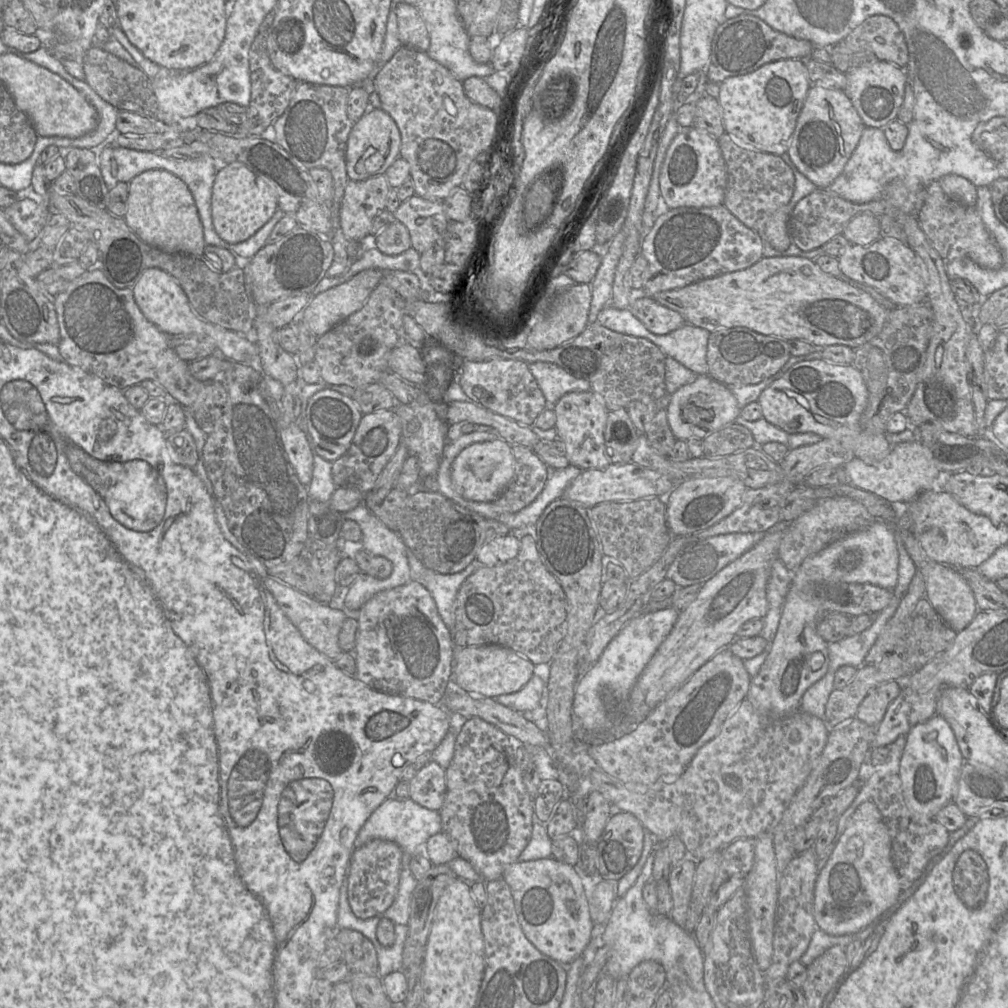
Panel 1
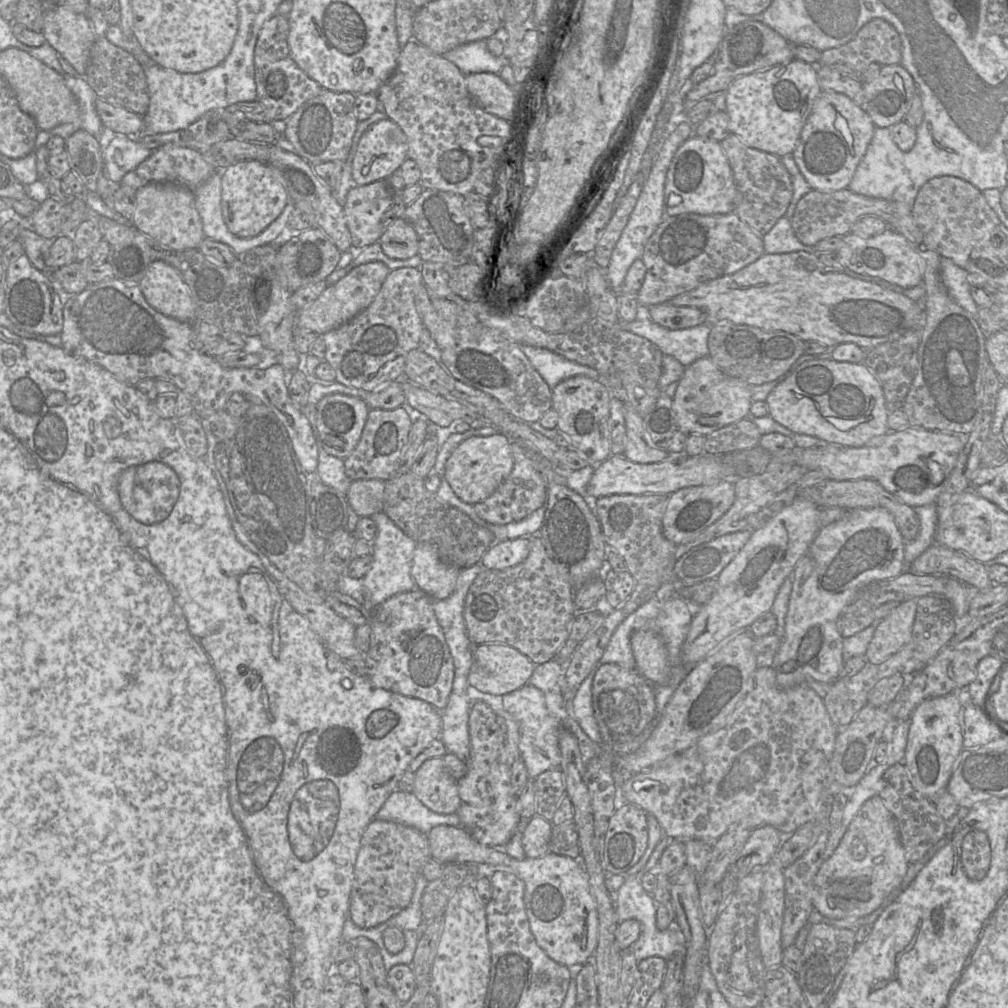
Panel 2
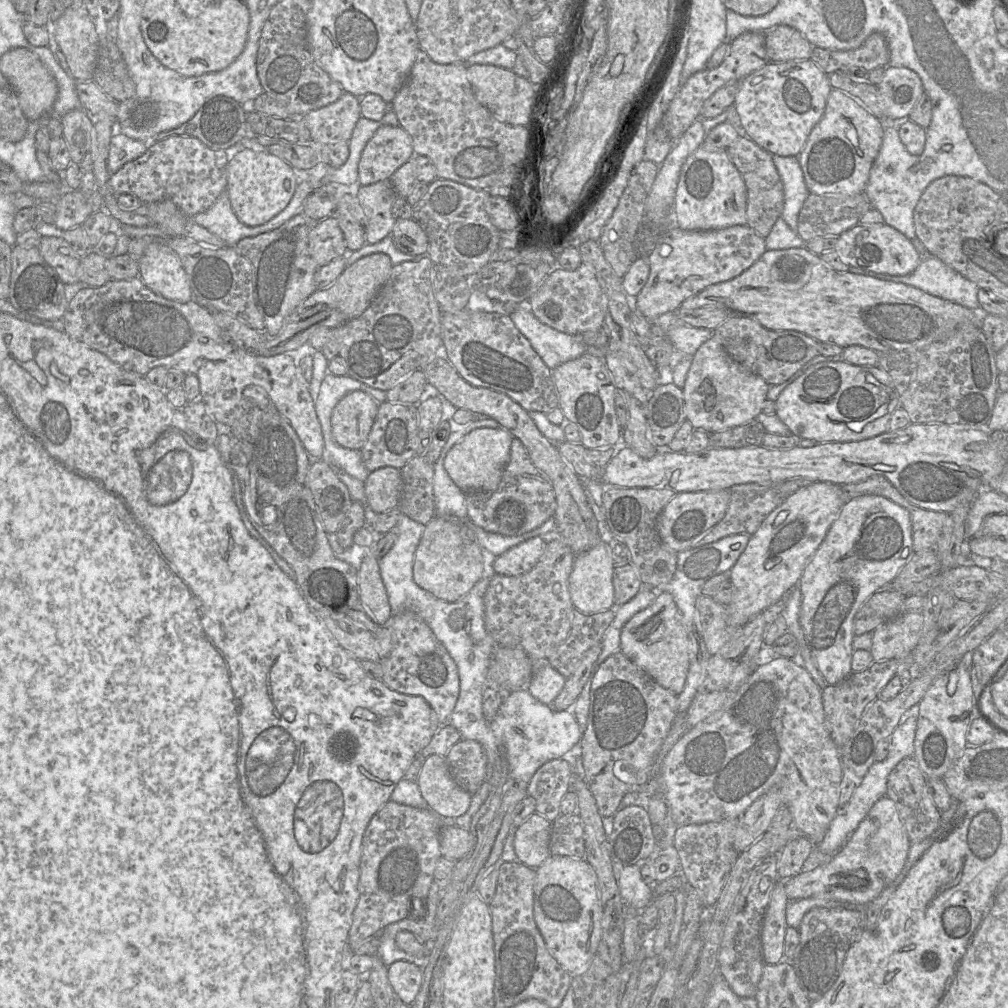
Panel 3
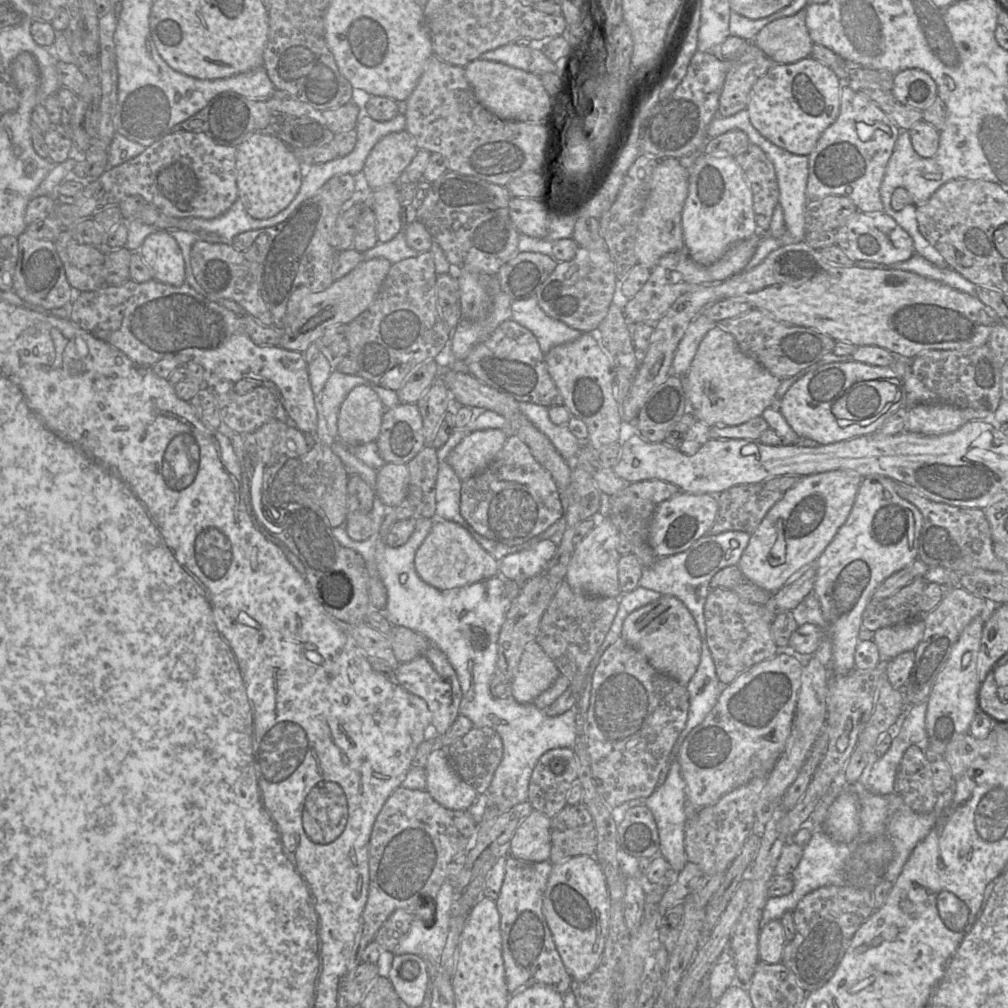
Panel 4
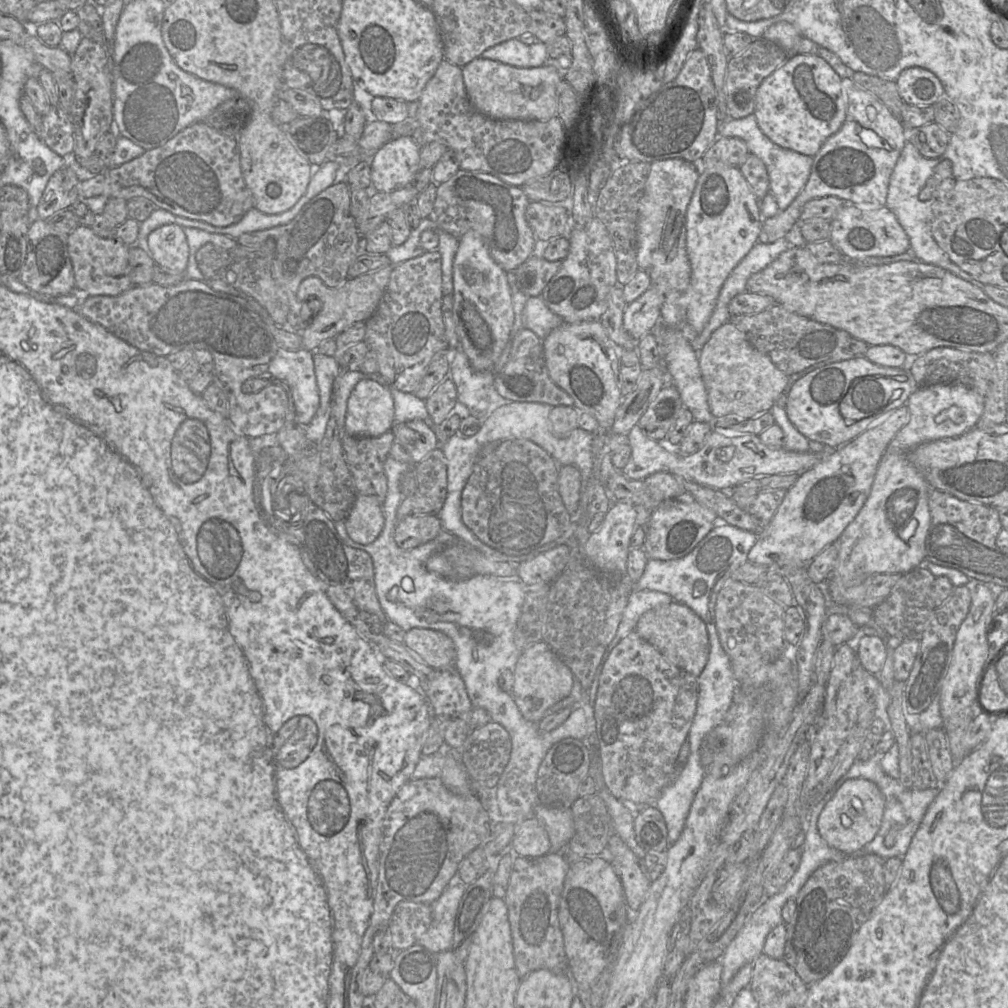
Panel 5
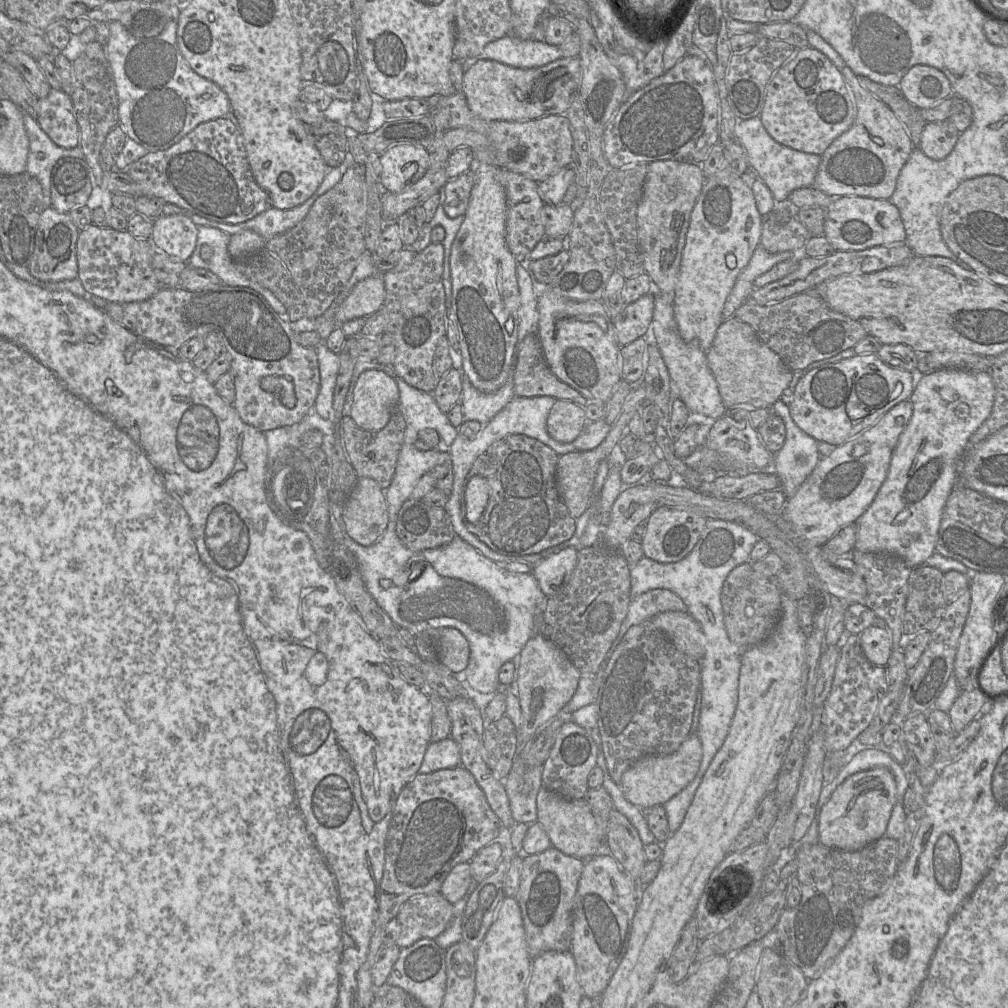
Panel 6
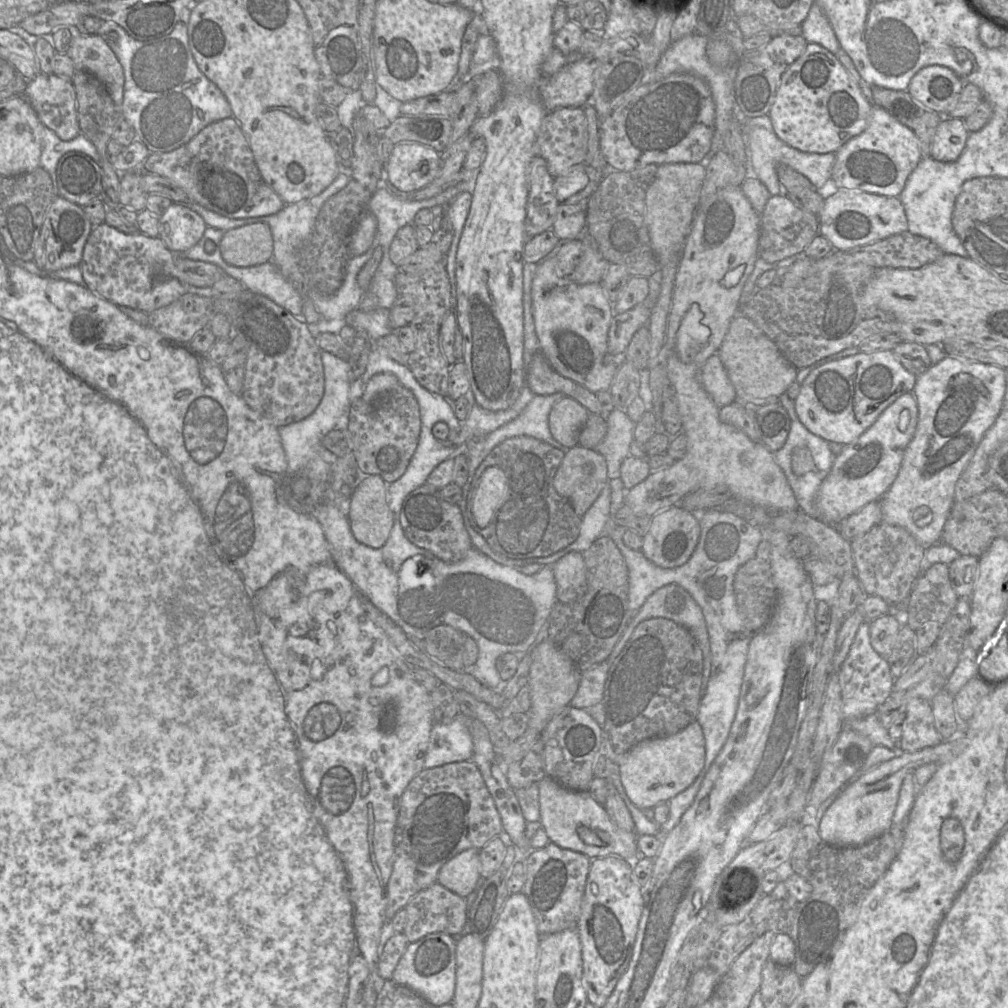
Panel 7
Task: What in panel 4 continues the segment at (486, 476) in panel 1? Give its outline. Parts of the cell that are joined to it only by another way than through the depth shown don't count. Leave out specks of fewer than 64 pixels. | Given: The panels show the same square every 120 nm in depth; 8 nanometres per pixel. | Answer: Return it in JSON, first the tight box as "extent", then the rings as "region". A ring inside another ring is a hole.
{"extent":[447,428,508,481],"region":[[[497,428],[477,430],[465,437],[447,457],[456,475],[465,481],[484,470],[504,446],[508,434]]]}

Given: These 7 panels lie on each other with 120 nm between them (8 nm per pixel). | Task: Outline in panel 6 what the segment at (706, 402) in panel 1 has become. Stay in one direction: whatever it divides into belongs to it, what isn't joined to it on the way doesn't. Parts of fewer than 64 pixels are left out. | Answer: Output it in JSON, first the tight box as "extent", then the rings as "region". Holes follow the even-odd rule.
{"extent":[706,317,793,408],"region":[[[730,317],[717,329],[711,347],[706,351],[708,366],[717,382],[725,406],[764,408],[774,405],[789,387],[793,371],[780,356],[764,344],[753,328]]]}

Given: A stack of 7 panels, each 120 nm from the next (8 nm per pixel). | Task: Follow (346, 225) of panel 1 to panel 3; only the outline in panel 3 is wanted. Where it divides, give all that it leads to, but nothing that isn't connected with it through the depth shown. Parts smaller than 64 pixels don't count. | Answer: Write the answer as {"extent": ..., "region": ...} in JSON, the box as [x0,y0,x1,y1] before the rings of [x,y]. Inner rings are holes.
{"extent":[357,180,397,244],"region":[[[390,180],[361,186],[357,190],[357,198],[367,220],[367,244],[378,243],[391,234],[397,221],[392,215],[392,205],[397,197]]]}

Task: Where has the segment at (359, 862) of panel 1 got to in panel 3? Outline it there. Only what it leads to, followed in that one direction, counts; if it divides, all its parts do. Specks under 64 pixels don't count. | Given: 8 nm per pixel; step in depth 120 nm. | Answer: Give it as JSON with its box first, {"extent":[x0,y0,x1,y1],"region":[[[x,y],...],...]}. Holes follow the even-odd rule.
{"extent":[348,801,443,950],"region":[[[388,801],[370,820],[362,841],[359,899],[353,912],[348,937],[348,950],[360,946],[368,938],[379,935],[389,924],[403,919],[421,921],[428,913],[428,895],[434,883],[436,863],[442,857],[440,831],[443,818],[430,808],[420,809]]]}

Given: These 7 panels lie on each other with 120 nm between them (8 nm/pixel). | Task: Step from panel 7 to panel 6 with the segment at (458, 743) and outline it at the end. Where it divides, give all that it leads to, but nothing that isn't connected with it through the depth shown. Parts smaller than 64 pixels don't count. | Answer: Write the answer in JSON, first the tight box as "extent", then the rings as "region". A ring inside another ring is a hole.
{"extent":[419,737,461,774],"region":[[[448,737],[438,742],[429,743],[419,774],[428,774],[459,766],[461,766],[459,745],[451,737]]]}

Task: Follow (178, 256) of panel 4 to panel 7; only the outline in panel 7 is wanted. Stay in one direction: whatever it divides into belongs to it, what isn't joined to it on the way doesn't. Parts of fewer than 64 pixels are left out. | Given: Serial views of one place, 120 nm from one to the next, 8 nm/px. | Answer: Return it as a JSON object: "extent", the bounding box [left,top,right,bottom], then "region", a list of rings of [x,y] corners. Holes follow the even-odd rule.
{"extent":[159,203,207,253],"region":[[[172,203],[159,217],[159,238],[174,253],[183,253],[202,238],[207,224],[204,219],[179,203]]]}

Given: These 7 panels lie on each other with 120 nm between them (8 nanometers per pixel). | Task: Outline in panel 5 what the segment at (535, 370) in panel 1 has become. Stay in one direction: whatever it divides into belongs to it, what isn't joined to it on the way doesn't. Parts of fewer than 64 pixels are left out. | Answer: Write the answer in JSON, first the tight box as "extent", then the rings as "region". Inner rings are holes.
{"extent":[523,296,564,340],"region":[[[541,296],[527,298],[523,311],[524,327],[532,330],[541,340],[563,322],[564,320],[545,304]]]}

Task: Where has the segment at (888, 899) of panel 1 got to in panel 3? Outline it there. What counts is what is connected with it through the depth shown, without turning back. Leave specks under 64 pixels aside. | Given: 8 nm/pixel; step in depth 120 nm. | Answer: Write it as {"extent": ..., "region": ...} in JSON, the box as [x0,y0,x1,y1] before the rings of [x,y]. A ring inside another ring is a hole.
{"extent":[785,796,911,905],"region":[[[888,796],[879,799],[832,859],[812,871],[801,871],[785,880],[789,900],[830,899],[862,905],[872,902],[901,873],[911,842],[896,804]]]}

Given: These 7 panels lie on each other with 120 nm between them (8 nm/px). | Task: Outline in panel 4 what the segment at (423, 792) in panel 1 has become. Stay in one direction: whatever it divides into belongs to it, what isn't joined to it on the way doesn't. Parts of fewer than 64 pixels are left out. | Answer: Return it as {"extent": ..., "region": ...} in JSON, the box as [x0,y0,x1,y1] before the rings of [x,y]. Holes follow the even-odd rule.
{"extent":[426,748,478,810],"region":[[[435,748],[426,764],[426,791],[443,807],[468,810],[478,793],[456,773],[445,748]]]}

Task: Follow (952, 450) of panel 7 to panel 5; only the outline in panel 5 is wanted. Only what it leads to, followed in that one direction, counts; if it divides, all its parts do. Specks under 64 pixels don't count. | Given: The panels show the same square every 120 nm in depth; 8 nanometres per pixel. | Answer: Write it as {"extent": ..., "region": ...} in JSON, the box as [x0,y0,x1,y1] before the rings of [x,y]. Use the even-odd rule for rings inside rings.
{"extent":[828,384,985,588],"region":[[[937,384],[918,387],[908,398],[909,421],[888,445],[876,471],[870,494],[854,520],[838,540],[838,556],[828,581],[849,588],[860,585],[874,574],[904,574],[922,565],[925,560],[925,541],[931,524],[928,497],[931,487],[920,471],[909,461],[909,453],[918,445],[953,438],[974,428],[984,410],[985,399],[976,391],[958,384]],[[948,410],[948,418],[937,423],[935,417]]]}

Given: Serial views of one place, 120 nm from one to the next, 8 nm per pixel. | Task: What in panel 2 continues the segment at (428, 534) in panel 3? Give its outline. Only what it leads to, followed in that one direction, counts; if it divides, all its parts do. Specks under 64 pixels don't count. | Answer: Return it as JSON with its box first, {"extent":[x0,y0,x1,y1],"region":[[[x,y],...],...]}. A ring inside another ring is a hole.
{"extent":[411,544,460,600],"region":[[[416,544],[411,576],[416,588],[433,600],[448,598],[454,591],[460,569],[446,563],[430,545]]]}

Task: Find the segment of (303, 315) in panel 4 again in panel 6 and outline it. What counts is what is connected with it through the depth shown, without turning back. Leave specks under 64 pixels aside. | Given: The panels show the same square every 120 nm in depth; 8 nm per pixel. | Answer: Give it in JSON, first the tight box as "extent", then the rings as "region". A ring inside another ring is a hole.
{"extent":[335,274,385,325],"region":[[[383,274],[361,280],[337,305],[335,318],[338,325],[355,318],[371,316],[382,308],[385,298]]]}

